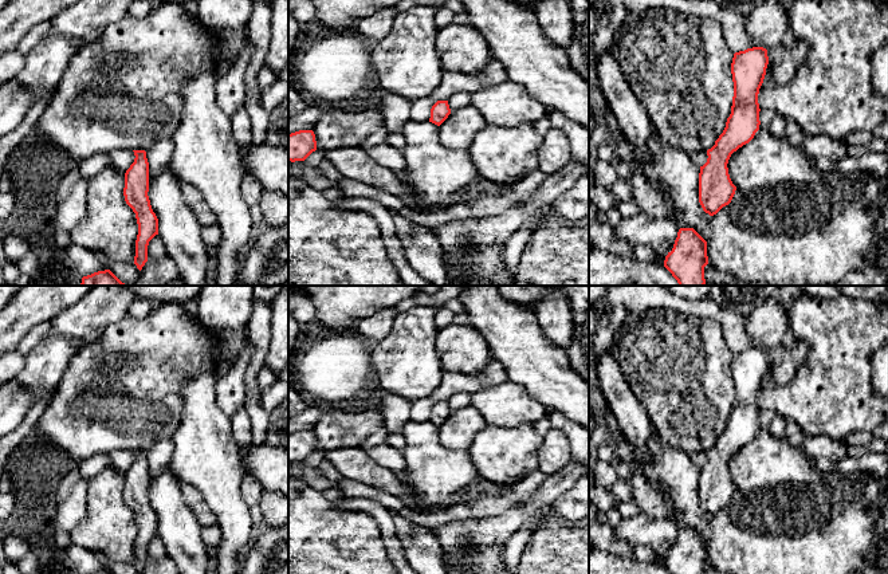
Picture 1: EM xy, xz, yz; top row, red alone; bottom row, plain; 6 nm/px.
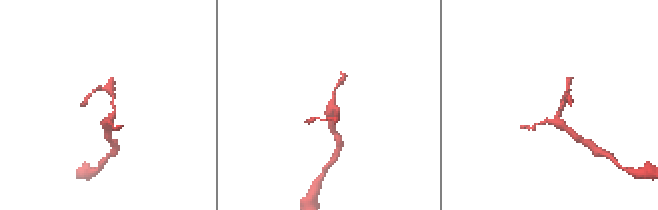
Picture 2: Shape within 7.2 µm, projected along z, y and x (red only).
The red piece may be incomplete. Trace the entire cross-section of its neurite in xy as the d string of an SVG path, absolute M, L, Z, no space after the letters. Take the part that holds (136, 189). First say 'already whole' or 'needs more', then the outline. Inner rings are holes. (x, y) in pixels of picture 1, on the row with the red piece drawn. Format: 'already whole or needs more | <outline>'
already whole | M133 150L134 162L125 173L123 196L135 213L138 235L135 240L134 264L141 271L148 262L149 241L158 235L158 219L152 209L149 192L149 162L145 150Z

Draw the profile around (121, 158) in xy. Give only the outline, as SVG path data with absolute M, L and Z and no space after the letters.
M117 149L109 153L110 164L121 172L126 172L134 162L134 152L129 149Z

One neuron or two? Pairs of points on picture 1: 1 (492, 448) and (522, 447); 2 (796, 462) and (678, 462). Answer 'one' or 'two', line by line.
1: one
2: two

